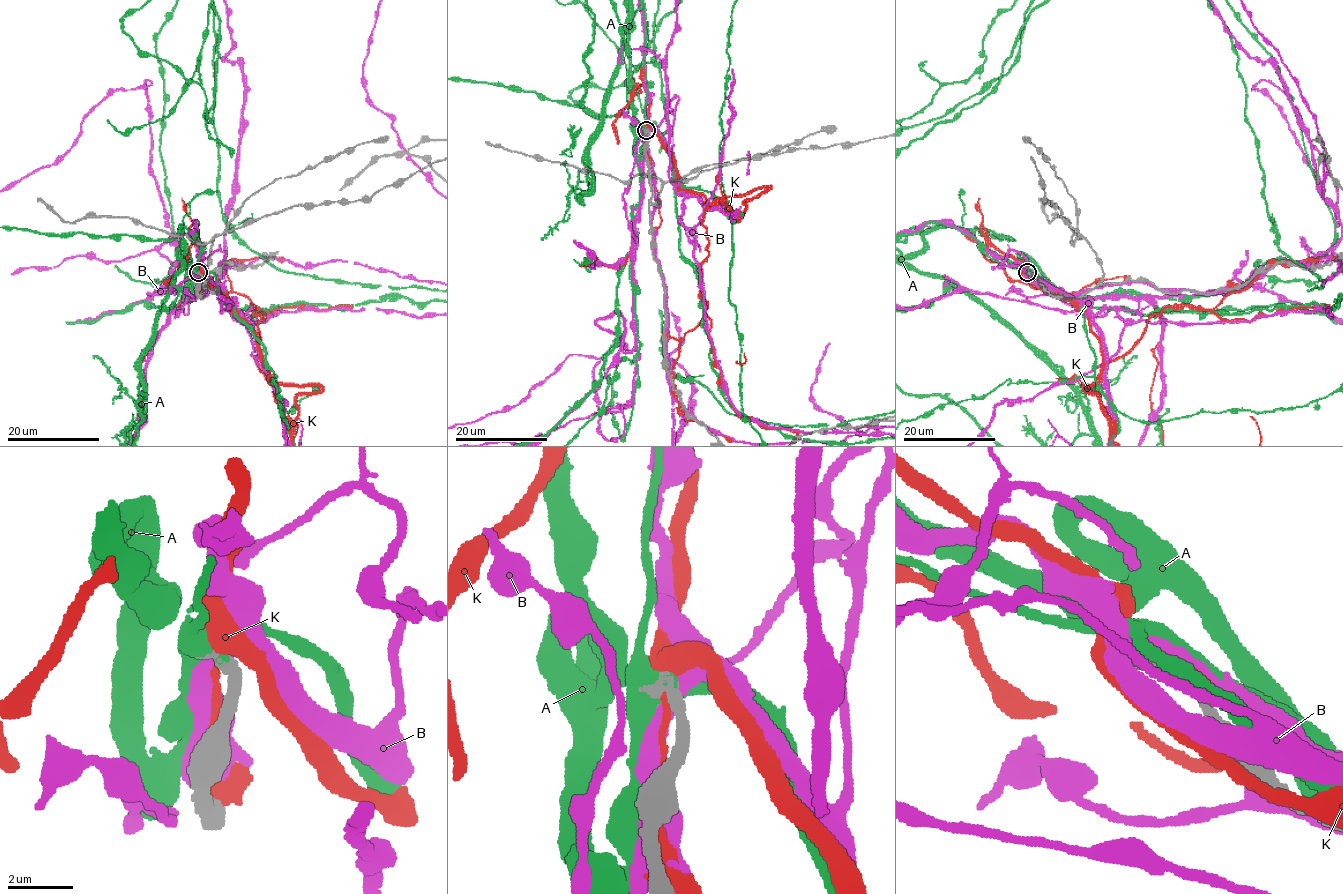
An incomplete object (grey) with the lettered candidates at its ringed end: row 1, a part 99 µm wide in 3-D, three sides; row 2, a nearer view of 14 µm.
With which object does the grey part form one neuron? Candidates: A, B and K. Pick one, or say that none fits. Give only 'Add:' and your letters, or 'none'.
Add: A

